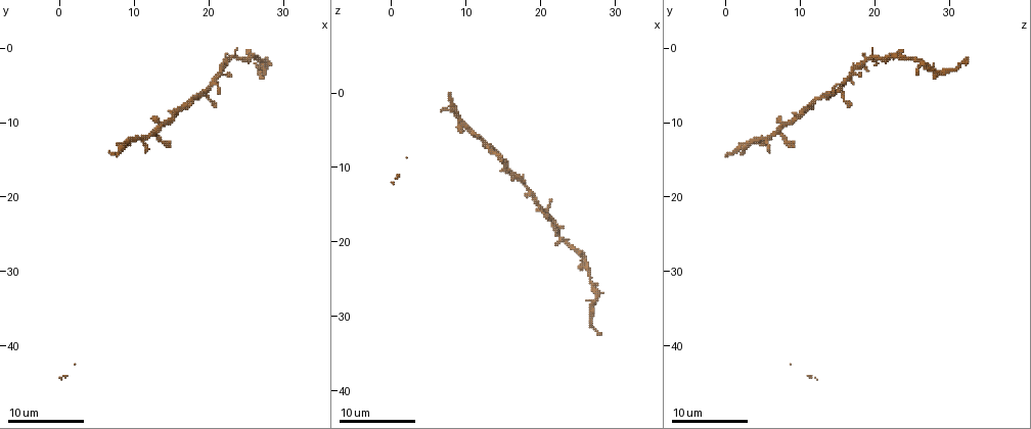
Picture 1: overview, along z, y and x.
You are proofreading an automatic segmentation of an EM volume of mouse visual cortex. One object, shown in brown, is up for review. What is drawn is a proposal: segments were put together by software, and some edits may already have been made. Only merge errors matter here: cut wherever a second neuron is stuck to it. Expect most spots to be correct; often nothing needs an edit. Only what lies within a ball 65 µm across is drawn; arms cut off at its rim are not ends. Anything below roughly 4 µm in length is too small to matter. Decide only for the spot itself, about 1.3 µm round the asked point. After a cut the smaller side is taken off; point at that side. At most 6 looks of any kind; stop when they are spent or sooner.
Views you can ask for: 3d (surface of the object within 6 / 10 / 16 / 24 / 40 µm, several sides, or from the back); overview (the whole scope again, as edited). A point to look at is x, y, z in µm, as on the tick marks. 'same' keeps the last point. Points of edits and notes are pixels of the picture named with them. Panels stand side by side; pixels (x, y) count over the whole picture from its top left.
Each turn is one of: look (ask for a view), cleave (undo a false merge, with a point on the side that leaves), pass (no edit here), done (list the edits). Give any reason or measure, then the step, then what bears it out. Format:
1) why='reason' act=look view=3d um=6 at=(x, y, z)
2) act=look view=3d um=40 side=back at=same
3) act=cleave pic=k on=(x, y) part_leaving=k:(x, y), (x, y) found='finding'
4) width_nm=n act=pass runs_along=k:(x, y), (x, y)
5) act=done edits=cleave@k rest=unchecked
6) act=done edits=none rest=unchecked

act=look view=3d um=16 at=(11.0, 12.0, 5.5)

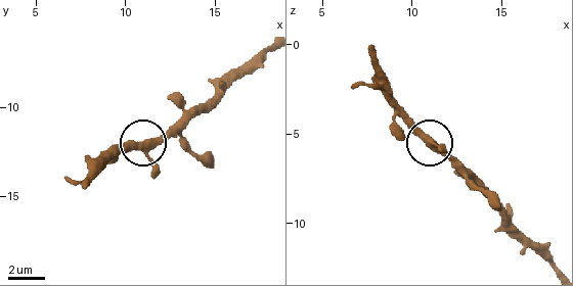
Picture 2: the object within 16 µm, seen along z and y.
act=pass found='one neuron here'

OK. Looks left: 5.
why='four arms meet' act=look view=3d um=10 at=(22.5, 1.5, 18.5)

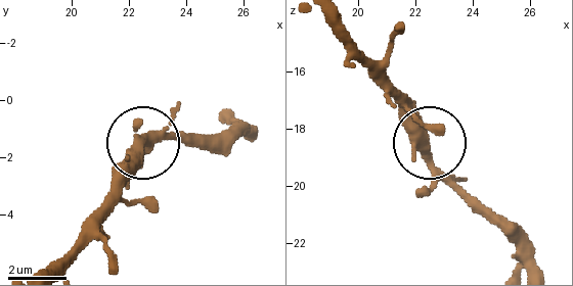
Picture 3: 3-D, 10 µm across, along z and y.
act=pass runs_along=3:(48, 268), (143, 144), (185, 136) found='continuous, no second neuron'

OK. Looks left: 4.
why='sudden change in width' act=look view=3d um=10 at=(27.5, 2.0, 26.5)

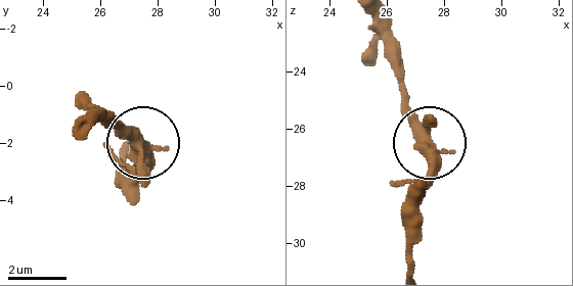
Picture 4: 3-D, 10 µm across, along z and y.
act=look view=3d um=10 side=back at=(27.1, 1.8, 26.2)

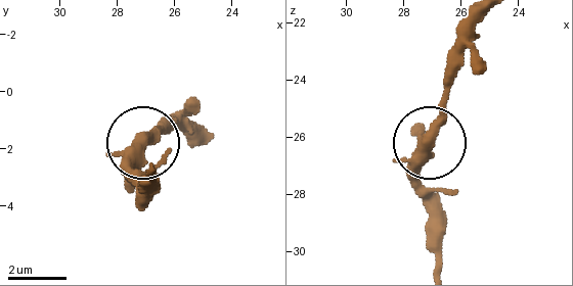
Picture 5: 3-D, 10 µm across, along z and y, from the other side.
act=pass runs_along=5:(203, 128), (157, 128), (141, 145), (134, 191) found='one neuron here'

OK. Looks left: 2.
act=done edits=none rest=unchecked

